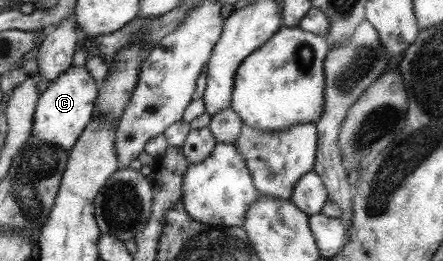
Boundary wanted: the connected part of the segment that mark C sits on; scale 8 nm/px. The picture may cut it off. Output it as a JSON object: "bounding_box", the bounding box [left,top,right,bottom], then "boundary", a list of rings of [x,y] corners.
{"bounding_box":[31,66,100,150],"boundary":[[[86,66],[70,67],[58,78],[51,80],[39,96],[33,116],[31,136],[55,144],[62,150],[72,150],[85,128],[94,119],[94,109],[100,90]]]}

